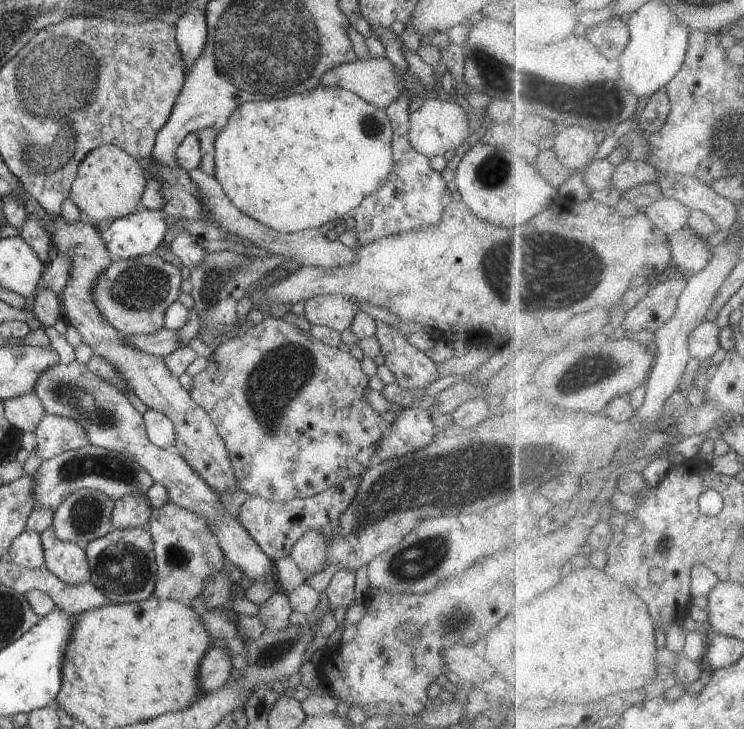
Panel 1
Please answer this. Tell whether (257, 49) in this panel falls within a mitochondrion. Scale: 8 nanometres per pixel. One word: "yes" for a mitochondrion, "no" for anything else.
yes

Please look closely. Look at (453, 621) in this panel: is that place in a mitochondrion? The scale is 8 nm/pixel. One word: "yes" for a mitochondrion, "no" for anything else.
yes

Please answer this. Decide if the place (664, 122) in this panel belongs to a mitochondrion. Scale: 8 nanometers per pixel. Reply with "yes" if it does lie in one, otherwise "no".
no

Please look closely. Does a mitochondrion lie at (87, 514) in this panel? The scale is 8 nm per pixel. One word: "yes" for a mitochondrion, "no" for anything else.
yes

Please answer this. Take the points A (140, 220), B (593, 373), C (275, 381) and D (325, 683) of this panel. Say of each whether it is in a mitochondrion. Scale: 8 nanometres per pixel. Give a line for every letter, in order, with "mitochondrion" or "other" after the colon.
A: other
B: mitochondrion
C: mitochondrion
D: other

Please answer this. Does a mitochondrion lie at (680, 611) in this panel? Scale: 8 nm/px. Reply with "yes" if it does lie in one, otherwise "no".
no

